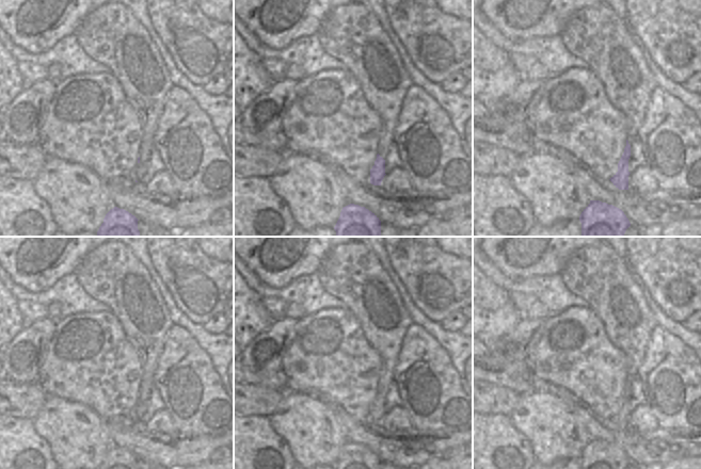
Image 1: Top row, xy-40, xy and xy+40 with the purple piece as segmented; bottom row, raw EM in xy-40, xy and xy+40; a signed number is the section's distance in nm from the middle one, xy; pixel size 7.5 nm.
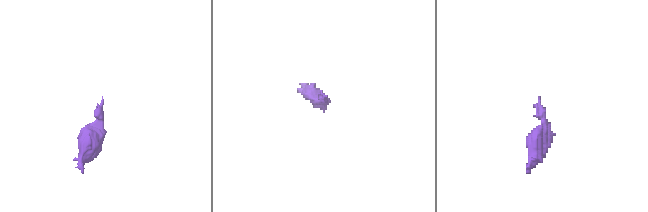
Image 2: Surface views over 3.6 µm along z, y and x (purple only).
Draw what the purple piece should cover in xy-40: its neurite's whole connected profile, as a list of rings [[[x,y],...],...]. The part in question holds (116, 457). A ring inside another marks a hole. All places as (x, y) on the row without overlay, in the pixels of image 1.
[[[114,446],[106,453],[98,469],[139,469],[138,459],[128,450]]]

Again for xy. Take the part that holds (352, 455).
[[[350,442],[342,447],[334,466],[335,469],[381,469],[379,456],[359,443]]]

